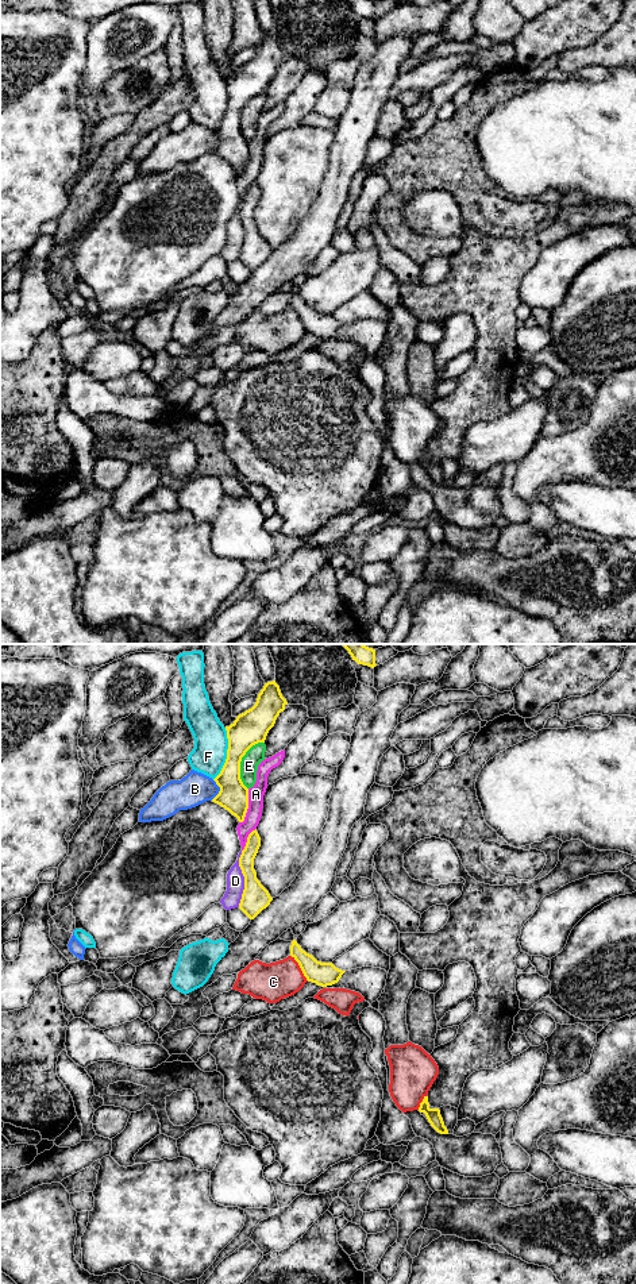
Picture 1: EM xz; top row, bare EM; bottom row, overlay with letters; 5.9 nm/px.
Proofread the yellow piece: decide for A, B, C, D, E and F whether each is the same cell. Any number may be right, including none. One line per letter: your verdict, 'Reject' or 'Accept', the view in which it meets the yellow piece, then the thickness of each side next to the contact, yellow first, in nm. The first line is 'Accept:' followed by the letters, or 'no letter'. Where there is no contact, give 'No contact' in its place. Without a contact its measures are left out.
Accept: no letter
A: Reject. Touches yellow in xz. Thickness 180 nm (yellow) against 100 nm
B: Reject. Touches yellow in xz. Thickness 180 nm (yellow) against 190 nm
C: Reject. Touches yellow in xz. Thickness 140 nm (yellow) against 220 nm
D: Reject. Touches yellow in xz. Thickness 160 nm (yellow) against 110 nm
E: Reject. Touches yellow in xz. Thickness 200 nm (yellow) against 110 nm
F: Reject. Touches yellow in xz. Thickness 200 nm (yellow) against 200 nm

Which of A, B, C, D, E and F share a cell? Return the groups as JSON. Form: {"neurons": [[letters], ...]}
{"neurons": [["A", "D"], ["B"], ["C"], ["E"], ["F"]]}

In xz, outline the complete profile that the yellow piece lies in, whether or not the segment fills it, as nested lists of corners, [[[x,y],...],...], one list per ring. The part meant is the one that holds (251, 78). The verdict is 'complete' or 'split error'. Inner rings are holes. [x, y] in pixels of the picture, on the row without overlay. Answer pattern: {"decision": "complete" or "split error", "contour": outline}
{"decision": "complete", "contour": [[[275,32],[267,34],[258,46],[255,57],[226,78],[227,111],[220,126],[213,131],[220,143],[212,154],[228,162],[239,174],[244,173],[248,161],[248,140],[240,131],[242,109],[253,97],[265,95],[269,82],[286,57]]]}

